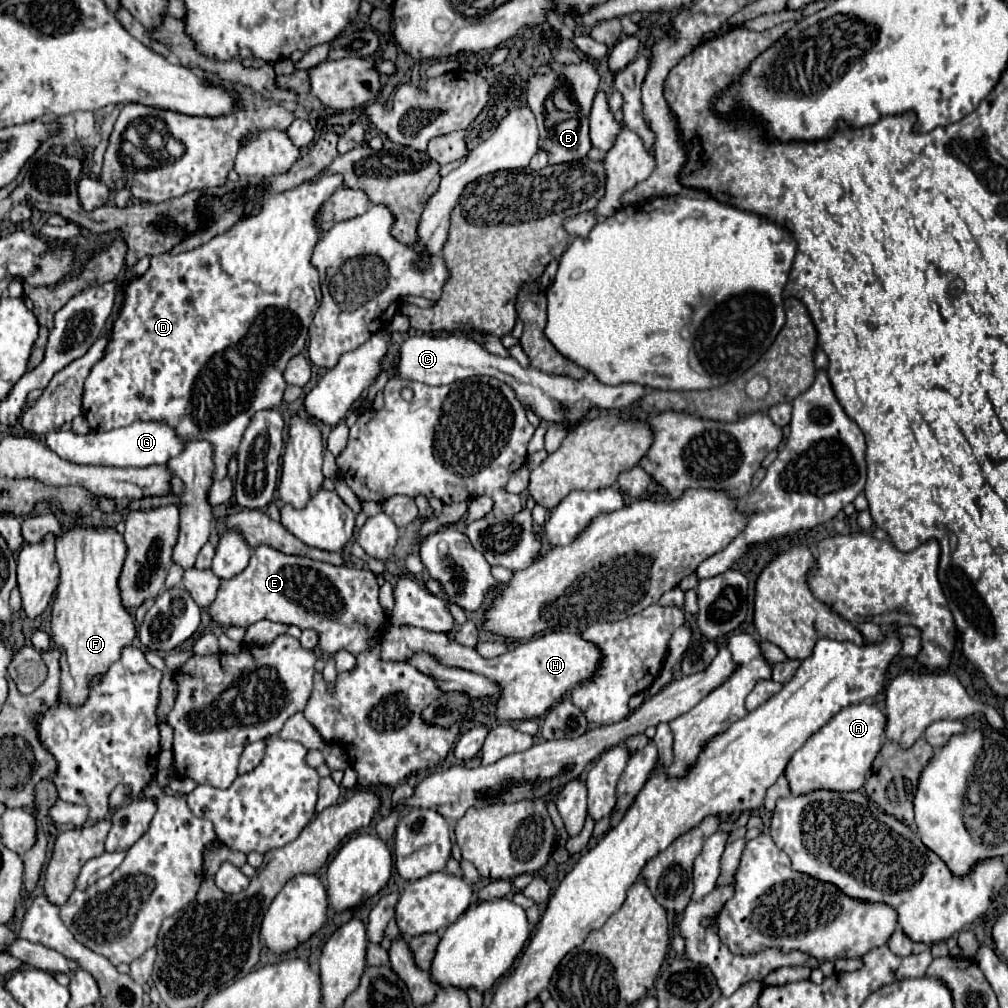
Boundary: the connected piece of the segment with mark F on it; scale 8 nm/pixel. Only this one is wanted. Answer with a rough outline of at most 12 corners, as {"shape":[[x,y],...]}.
{"shape":[[77,518],[55,536],[51,640],[79,706],[137,630],[117,586],[127,552]]}

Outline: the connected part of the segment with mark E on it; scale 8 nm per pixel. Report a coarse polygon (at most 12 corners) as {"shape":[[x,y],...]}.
{"shape":[[257,546],[207,606],[319,632],[323,656],[383,634],[373,572]]}

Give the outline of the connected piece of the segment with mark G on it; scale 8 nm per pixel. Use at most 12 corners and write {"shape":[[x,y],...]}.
{"shape":[[167,422],[111,432],[47,432],[47,446],[75,464],[167,464],[185,442]]}

